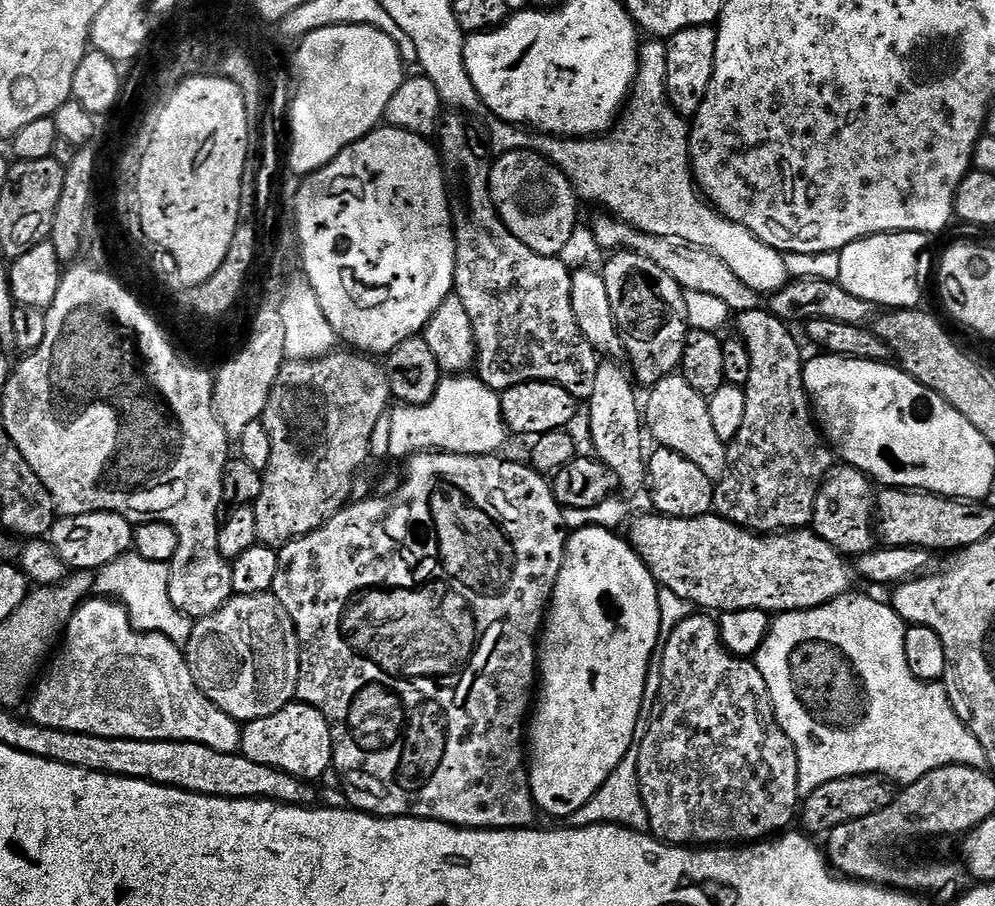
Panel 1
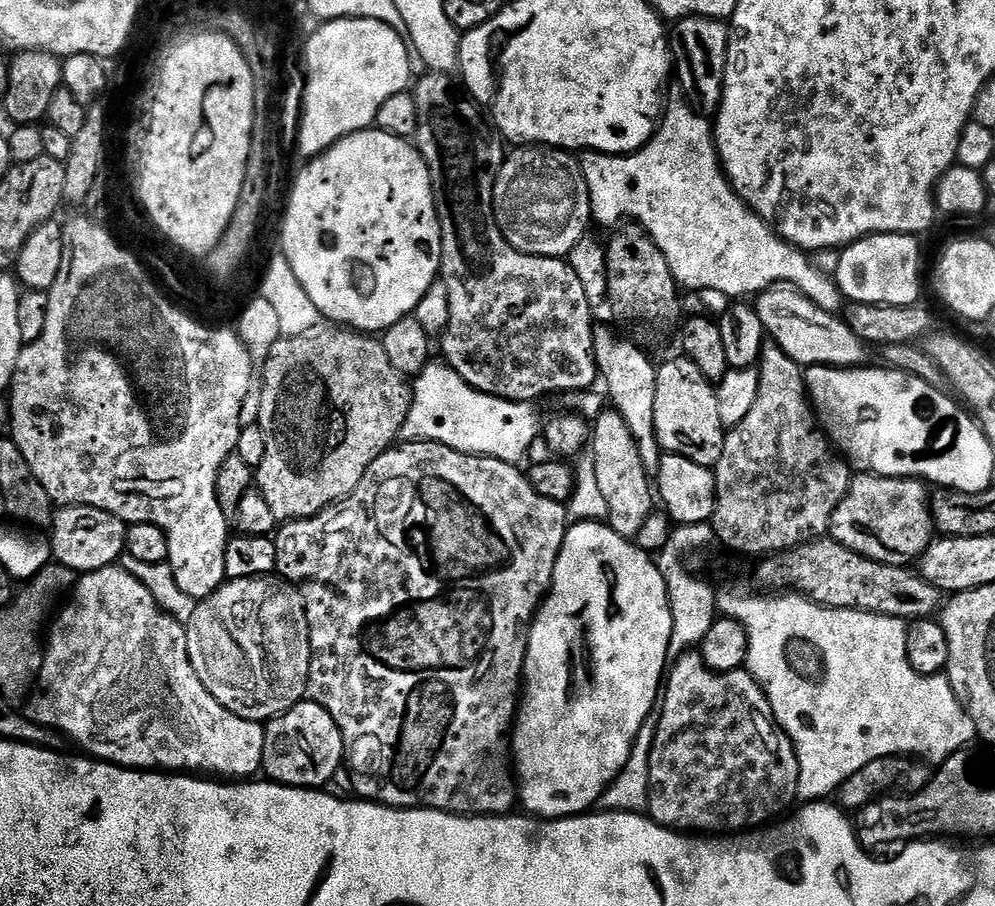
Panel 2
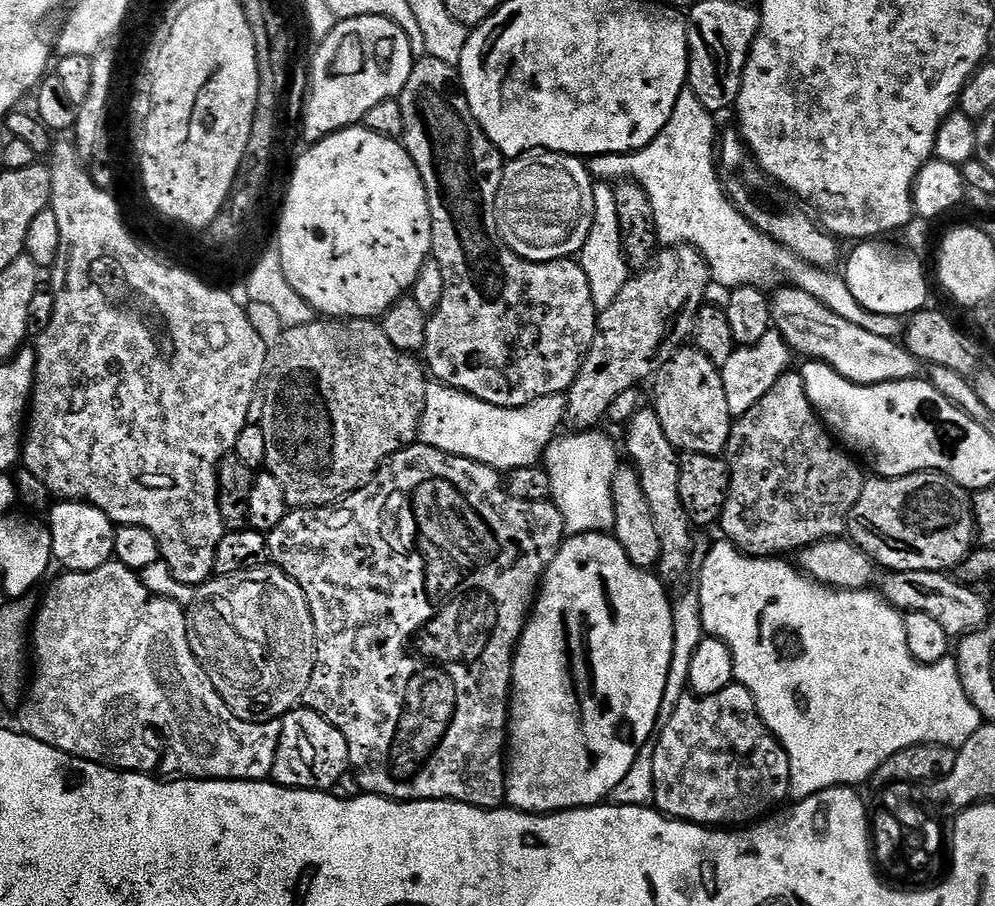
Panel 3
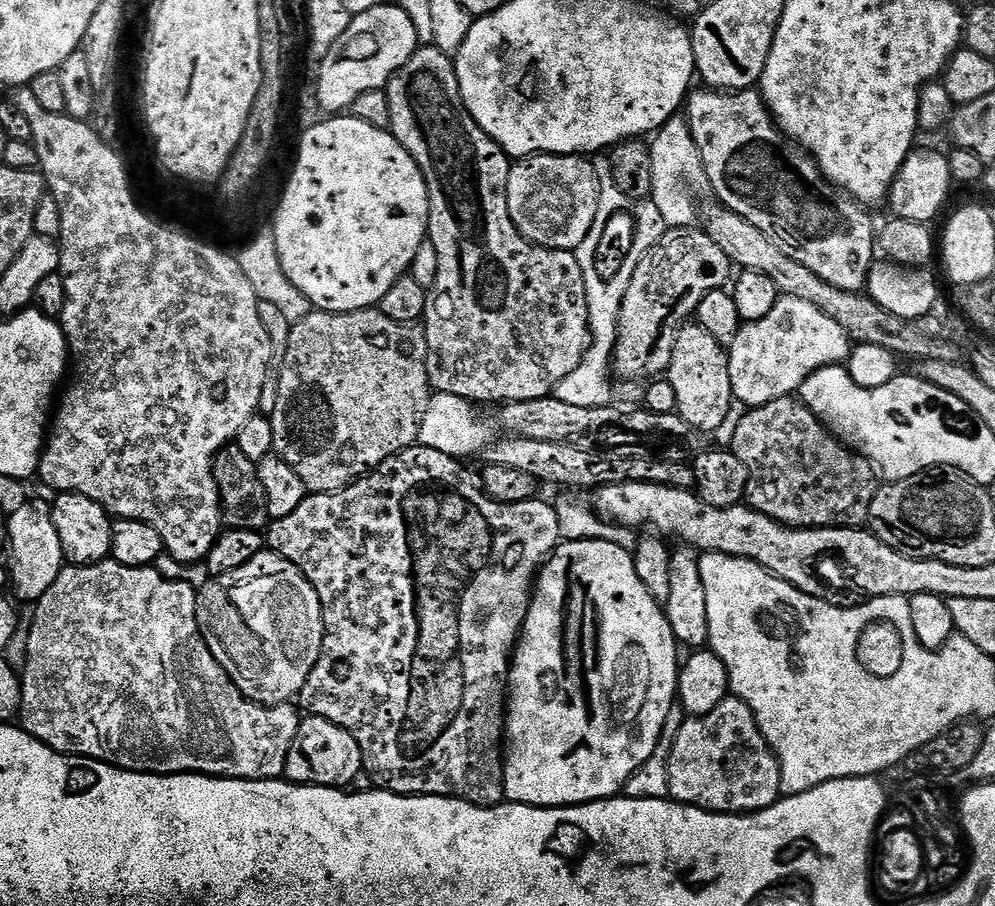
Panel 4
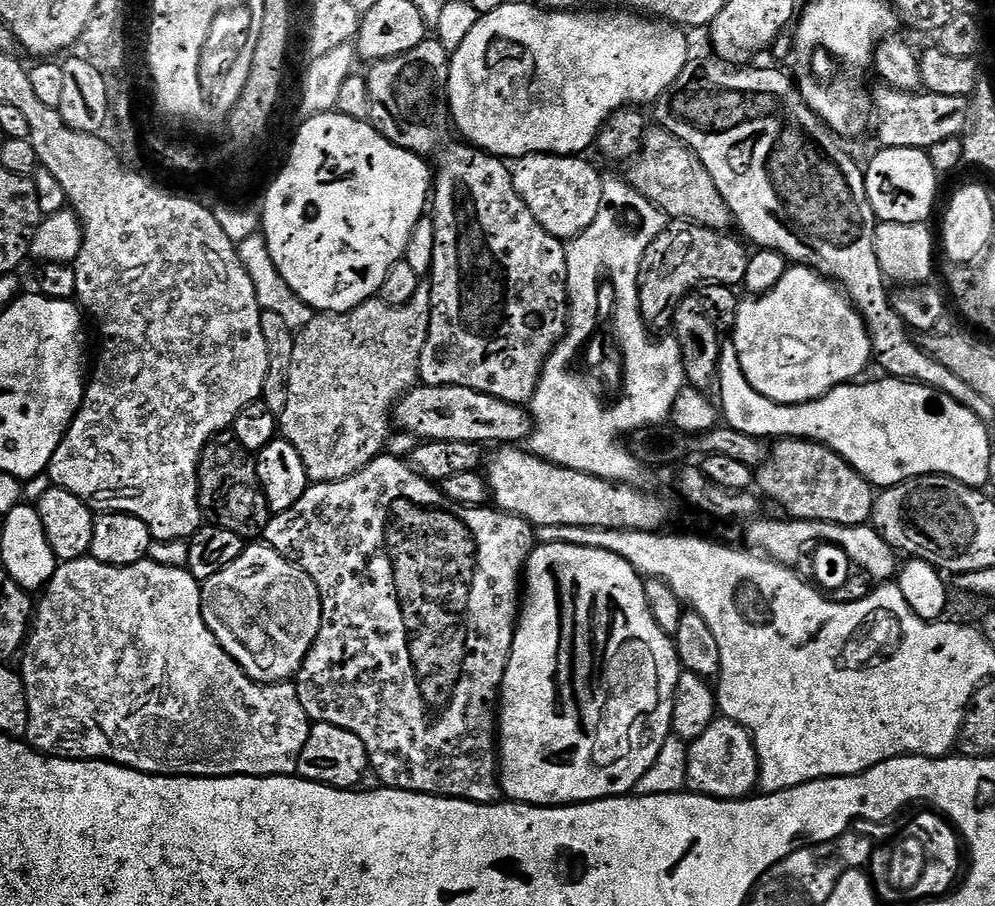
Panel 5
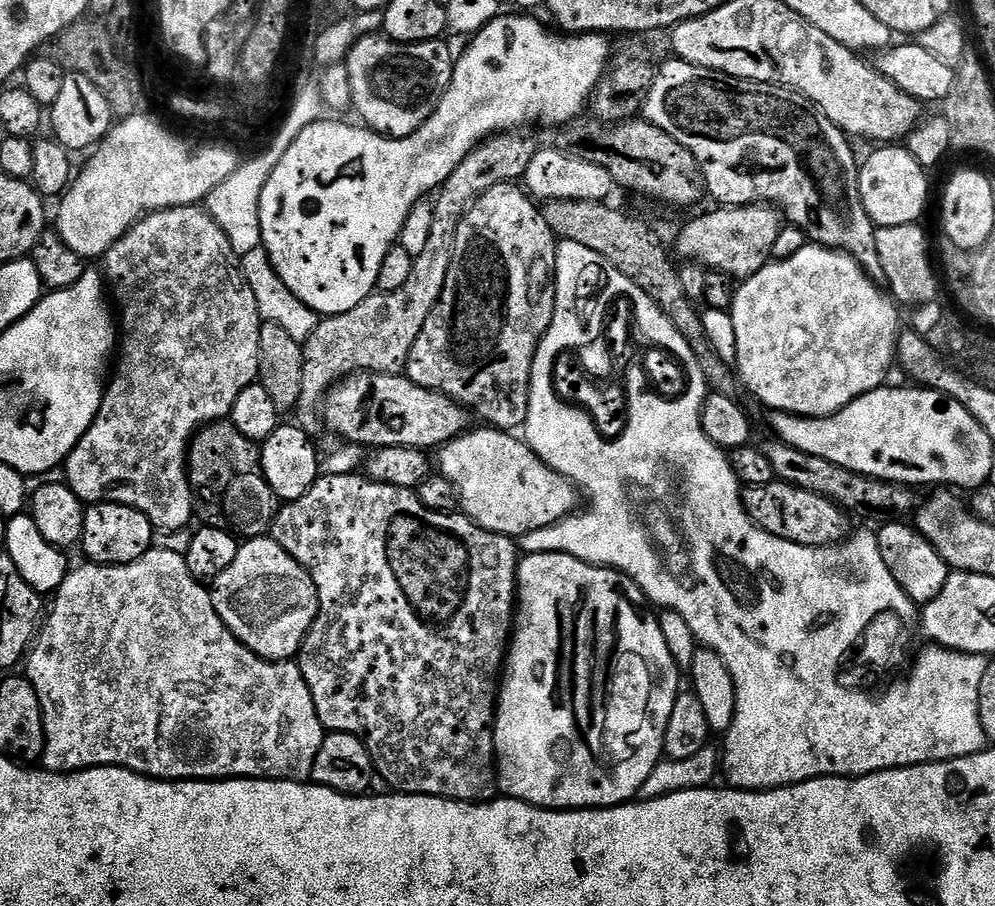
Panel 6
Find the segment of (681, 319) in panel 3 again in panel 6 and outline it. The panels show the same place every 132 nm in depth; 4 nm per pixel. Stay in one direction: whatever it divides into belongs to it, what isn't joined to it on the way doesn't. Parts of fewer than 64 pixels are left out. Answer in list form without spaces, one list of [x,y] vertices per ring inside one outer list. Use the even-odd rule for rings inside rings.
[[[766,203],[739,206],[716,206],[713,212],[696,216],[680,232],[675,255],[684,262],[701,264],[705,270],[724,272],[743,282],[758,274],[773,259],[774,242],[782,227],[782,216],[773,205]]]

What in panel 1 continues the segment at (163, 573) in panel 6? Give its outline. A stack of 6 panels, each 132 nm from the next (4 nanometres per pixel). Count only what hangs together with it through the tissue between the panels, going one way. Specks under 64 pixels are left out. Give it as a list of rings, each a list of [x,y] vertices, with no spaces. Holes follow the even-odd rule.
[[[89,598],[76,609],[75,614],[70,618],[68,628],[62,637],[62,643],[59,645],[50,667],[43,673],[42,679],[35,685],[34,691],[31,693],[31,704],[32,713],[30,713],[30,719],[32,723],[41,724],[43,728],[57,728],[58,730],[66,730],[67,732],[81,732],[82,734],[109,736],[110,738],[130,738],[131,740],[181,740],[182,742],[198,742],[202,746],[210,746],[210,750],[240,752],[241,721],[233,720],[221,708],[214,706],[214,702],[206,699],[202,694],[202,690],[198,690],[198,686],[190,674],[188,657],[182,651],[181,645],[175,644],[169,636],[164,636],[161,632],[140,632],[133,626],[132,620],[128,616],[128,611],[125,610],[123,604],[111,598]]]

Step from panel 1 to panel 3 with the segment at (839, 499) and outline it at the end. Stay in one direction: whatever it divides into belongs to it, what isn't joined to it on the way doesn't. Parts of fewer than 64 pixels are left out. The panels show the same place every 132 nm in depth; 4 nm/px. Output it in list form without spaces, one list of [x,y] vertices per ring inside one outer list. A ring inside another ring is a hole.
[[[929,471],[906,474],[902,478],[876,476],[865,479],[862,494],[858,494],[858,502],[848,519],[847,535],[877,565],[890,572],[951,573],[964,563],[978,540],[969,489],[954,482],[945,472]]]

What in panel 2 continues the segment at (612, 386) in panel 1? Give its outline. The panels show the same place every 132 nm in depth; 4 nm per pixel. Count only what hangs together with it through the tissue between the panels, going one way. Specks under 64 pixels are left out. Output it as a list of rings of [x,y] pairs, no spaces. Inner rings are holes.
[[[605,410],[592,424],[592,443],[590,445],[590,463],[596,468],[598,490],[606,498],[608,527],[613,528],[619,536],[636,538],[636,535],[648,524],[654,504],[654,484],[648,481],[650,469],[642,462],[642,454],[630,426],[622,414],[615,410]]]

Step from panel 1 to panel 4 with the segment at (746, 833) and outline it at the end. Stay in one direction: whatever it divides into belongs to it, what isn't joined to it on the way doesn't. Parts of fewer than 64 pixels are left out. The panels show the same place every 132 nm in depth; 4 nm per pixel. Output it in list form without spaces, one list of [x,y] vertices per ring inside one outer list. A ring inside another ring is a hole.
[[[729,698],[714,706],[710,714],[685,719],[678,734],[671,737],[668,749],[668,796],[678,804],[725,814],[760,812],[781,799],[780,763],[746,702]]]

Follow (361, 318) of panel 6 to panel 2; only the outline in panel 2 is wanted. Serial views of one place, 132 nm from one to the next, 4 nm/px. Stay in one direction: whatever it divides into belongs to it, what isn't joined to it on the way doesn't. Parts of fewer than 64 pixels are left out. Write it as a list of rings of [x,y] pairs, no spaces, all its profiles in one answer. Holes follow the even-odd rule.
[[[321,326],[314,330],[308,330],[306,334],[298,334],[297,336],[281,336],[278,342],[274,342],[272,353],[268,355],[267,360],[263,361],[262,368],[264,368],[264,385],[258,388],[258,395],[260,397],[260,418],[259,426],[262,434],[266,434],[266,458],[262,458],[260,467],[255,469],[254,484],[259,488],[260,493],[266,498],[266,502],[270,505],[270,511],[274,514],[274,518],[278,522],[287,522],[290,520],[305,520],[311,516],[316,516],[320,512],[325,512],[327,508],[339,505],[341,502],[348,499],[353,492],[361,487],[360,483],[365,483],[370,466],[377,460],[383,452],[387,452],[389,448],[397,443],[400,431],[403,428],[403,423],[406,422],[408,411],[412,404],[412,388],[410,387],[409,377],[403,376],[402,373],[394,366],[394,362],[390,362],[390,358],[386,358],[386,350],[383,343],[375,335],[365,334],[343,326]]]

